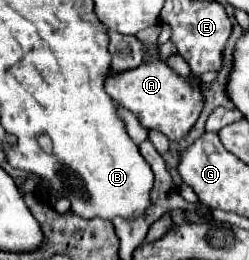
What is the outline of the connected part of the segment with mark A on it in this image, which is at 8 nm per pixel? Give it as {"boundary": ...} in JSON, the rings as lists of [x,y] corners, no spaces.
{"boundary":[[[162,60],[142,62],[138,68],[126,72],[110,72],[106,76],[104,86],[106,92],[112,96],[112,100],[118,106],[130,110],[146,130],[158,130],[168,140],[182,140],[198,120],[204,104],[204,96],[200,88],[180,78]]]}

